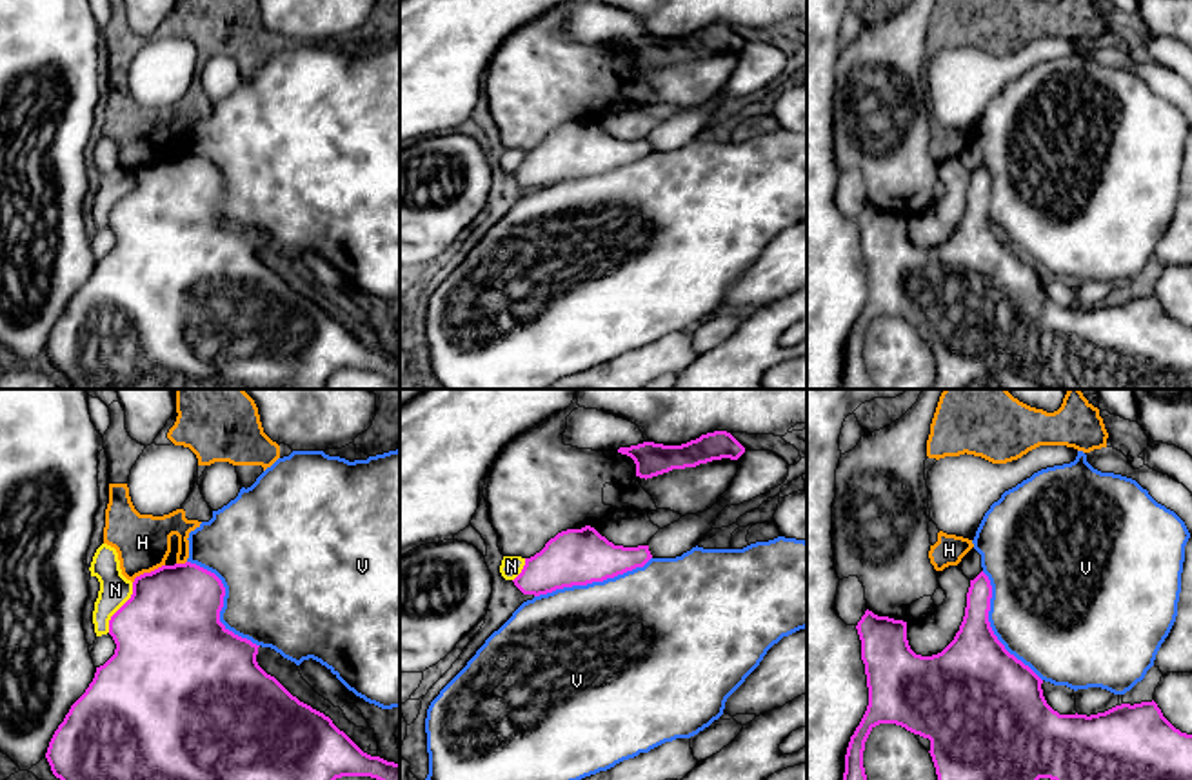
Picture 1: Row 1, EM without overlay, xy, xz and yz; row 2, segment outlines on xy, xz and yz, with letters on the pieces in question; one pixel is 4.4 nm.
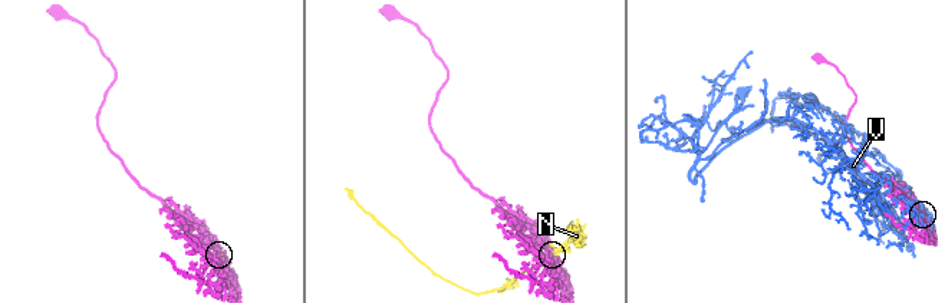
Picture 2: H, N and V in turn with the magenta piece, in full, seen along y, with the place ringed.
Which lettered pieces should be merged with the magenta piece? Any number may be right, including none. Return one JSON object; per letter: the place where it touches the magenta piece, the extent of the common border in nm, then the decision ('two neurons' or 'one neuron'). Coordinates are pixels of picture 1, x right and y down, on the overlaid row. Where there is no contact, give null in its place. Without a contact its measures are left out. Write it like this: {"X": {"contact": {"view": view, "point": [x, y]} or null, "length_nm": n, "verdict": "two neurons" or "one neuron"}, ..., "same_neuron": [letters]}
{"H": {"contact": {"view": "xy", "point": [148, 573]}, "length_nm": 170, "verdict": "two neurons"}, "N": {"contact": {"view": "xy", "point": [120, 608]}, "length_nm": 260, "verdict": "two neurons"}, "V": {"contact": {"view": "xz", "point": [593, 580]}, "length_nm": 550, "verdict": "two neurons"}, "same_neuron": []}

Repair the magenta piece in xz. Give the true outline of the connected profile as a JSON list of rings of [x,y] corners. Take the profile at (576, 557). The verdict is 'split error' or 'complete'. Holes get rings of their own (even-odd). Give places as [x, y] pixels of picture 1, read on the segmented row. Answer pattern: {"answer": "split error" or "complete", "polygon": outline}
{"answer": "complete", "polygon": [[[594,527],[567,529],[545,547],[525,558],[522,573],[512,580],[523,595],[547,595],[556,589],[587,585],[614,578],[652,558],[649,545],[614,545]]]}

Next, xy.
{"answer": "complete", "polygon": [[[191,562],[162,565],[134,578],[131,598],[109,620],[109,635],[116,644],[114,655],[96,667],[93,682],[71,705],[49,742],[45,758],[53,775],[60,780],[336,780],[342,776],[400,780],[400,764],[363,753],[329,716],[300,702],[258,665],[256,655],[260,645],[234,635],[220,622],[224,596],[225,587],[222,580]]]}

